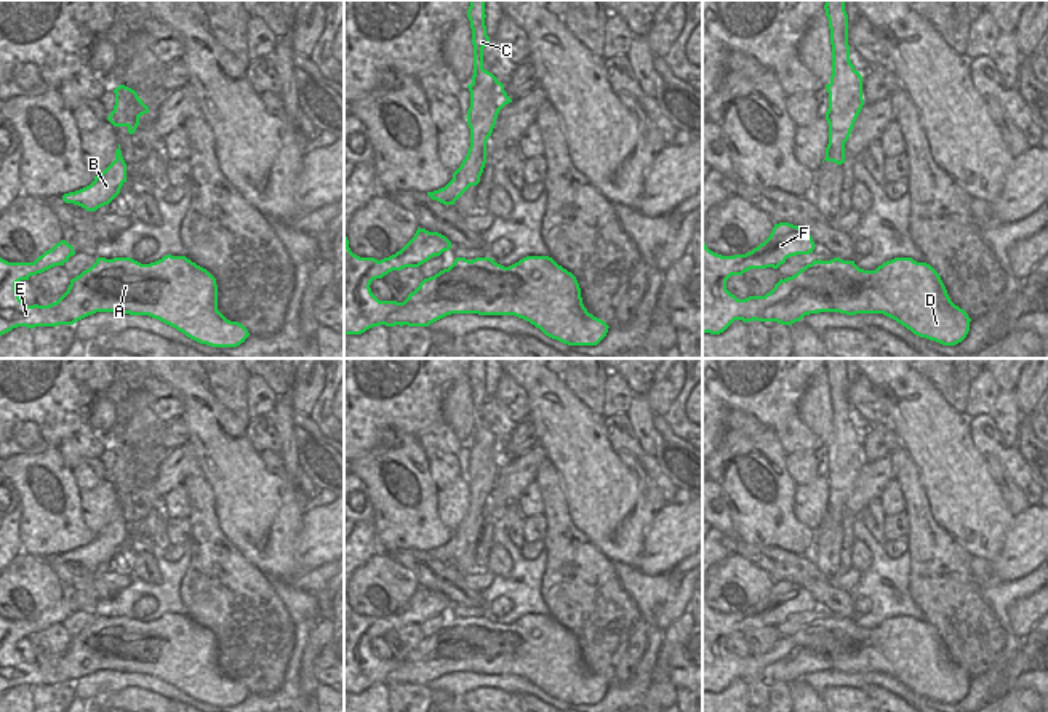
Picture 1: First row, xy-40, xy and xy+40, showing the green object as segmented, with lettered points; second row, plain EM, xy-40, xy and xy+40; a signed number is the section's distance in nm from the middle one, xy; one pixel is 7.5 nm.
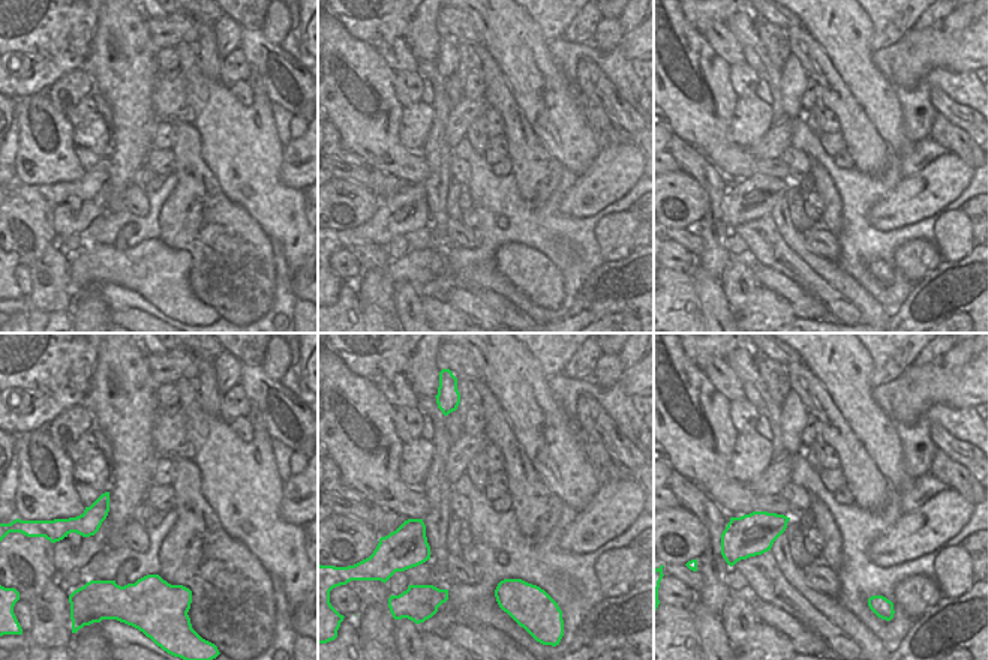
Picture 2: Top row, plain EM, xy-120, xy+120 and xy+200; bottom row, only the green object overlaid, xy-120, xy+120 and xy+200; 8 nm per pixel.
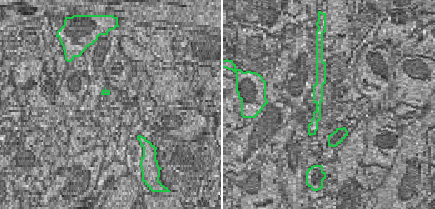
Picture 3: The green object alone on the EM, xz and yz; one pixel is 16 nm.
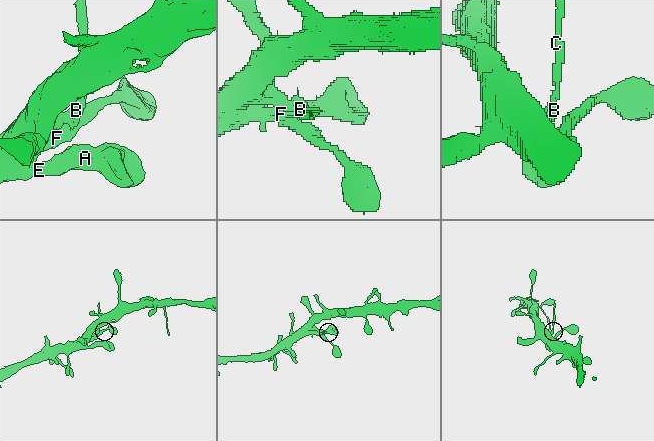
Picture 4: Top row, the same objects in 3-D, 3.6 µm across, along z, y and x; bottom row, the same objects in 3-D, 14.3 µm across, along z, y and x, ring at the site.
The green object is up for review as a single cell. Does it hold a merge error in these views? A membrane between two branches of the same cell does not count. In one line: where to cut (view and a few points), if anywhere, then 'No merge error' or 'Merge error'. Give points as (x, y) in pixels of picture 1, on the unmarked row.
No split. No merge error.

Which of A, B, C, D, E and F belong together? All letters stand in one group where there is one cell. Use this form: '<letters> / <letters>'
A B C D E F

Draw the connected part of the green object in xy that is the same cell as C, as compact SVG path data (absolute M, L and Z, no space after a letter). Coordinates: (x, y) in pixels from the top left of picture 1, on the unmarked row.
M470 358L467 376L474 403L474 434L472 442L467 443L470 466L466 475L470 486L470 506L461 525L453 531L453 538L445 546L427 550L432 558L443 563L454 563L470 544L480 541L486 522L486 499L493 491L499 469L512 461L504 443L483 427L483 406L490 402L485 384L485 358Z

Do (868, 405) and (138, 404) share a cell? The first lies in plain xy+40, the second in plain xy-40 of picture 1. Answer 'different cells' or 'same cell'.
different cells

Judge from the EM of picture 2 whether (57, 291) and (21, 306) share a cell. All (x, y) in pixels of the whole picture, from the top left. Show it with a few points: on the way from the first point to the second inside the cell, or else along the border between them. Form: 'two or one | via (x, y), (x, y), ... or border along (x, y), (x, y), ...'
two | border along (26, 297), (32, 306)

